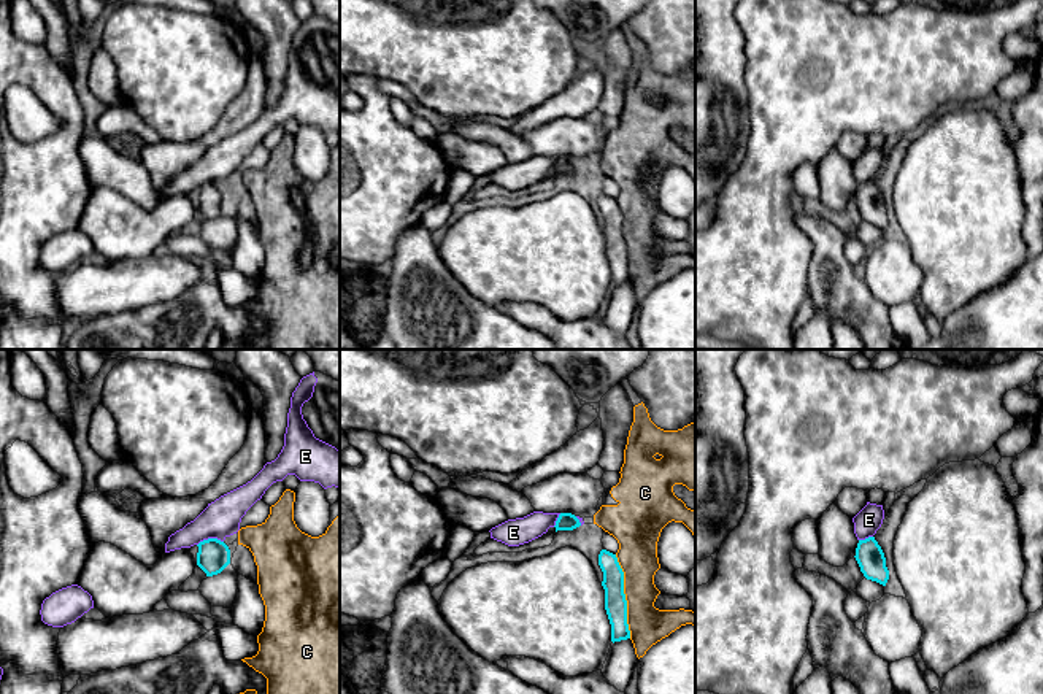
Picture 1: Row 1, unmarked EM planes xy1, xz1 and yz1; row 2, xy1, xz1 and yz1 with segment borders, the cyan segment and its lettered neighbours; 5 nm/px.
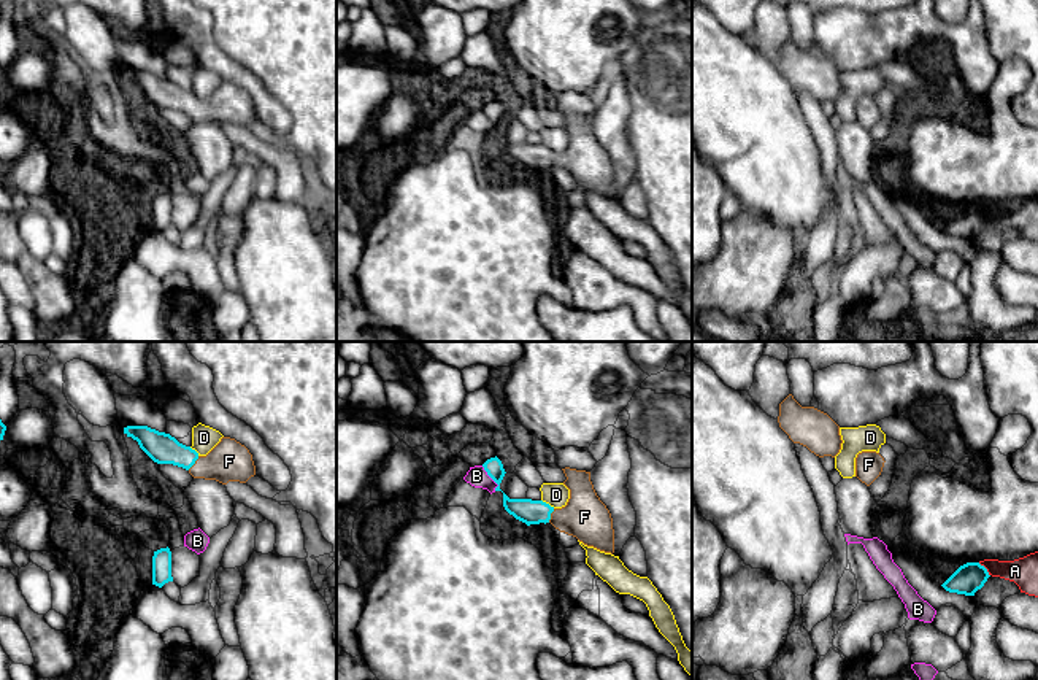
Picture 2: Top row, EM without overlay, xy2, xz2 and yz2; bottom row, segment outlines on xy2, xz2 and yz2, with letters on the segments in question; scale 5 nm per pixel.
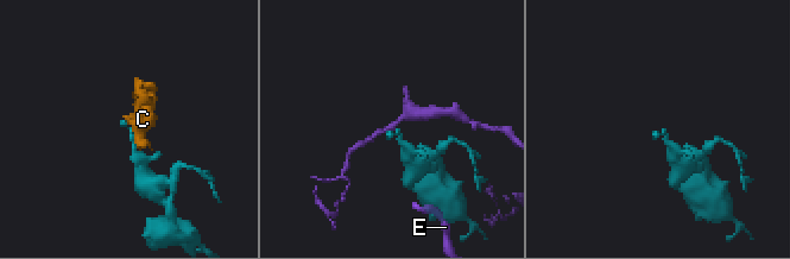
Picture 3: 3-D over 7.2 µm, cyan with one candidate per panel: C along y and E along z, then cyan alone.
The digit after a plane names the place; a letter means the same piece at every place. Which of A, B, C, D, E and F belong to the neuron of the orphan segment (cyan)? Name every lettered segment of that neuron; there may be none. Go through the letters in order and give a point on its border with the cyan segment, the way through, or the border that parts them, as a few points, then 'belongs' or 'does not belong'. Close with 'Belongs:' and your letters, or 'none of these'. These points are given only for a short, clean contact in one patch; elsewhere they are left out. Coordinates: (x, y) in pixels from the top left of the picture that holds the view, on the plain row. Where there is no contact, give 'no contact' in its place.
A: meets cyan in yz2 at (986, 213); border along yz2 (978, 207), (989, 220); does not belong
B: meets cyan in xz2 at (491, 121); does not belong
C: meets cyan in xz1 at (624, 240); does not belong
D: meets cyan in xz2 at (548, 148); border along xz2 (542, 143), (554, 151); does not belong
E: meets cyan in xy1 at (210, 183); border along xy1 (223, 185), (203, 183), (197, 189); does not belong
F: meets cyan in xy2 at (194, 107); runs through xy2 (162, 92), (194, 107), (229, 105); belongs
Belongs: F

